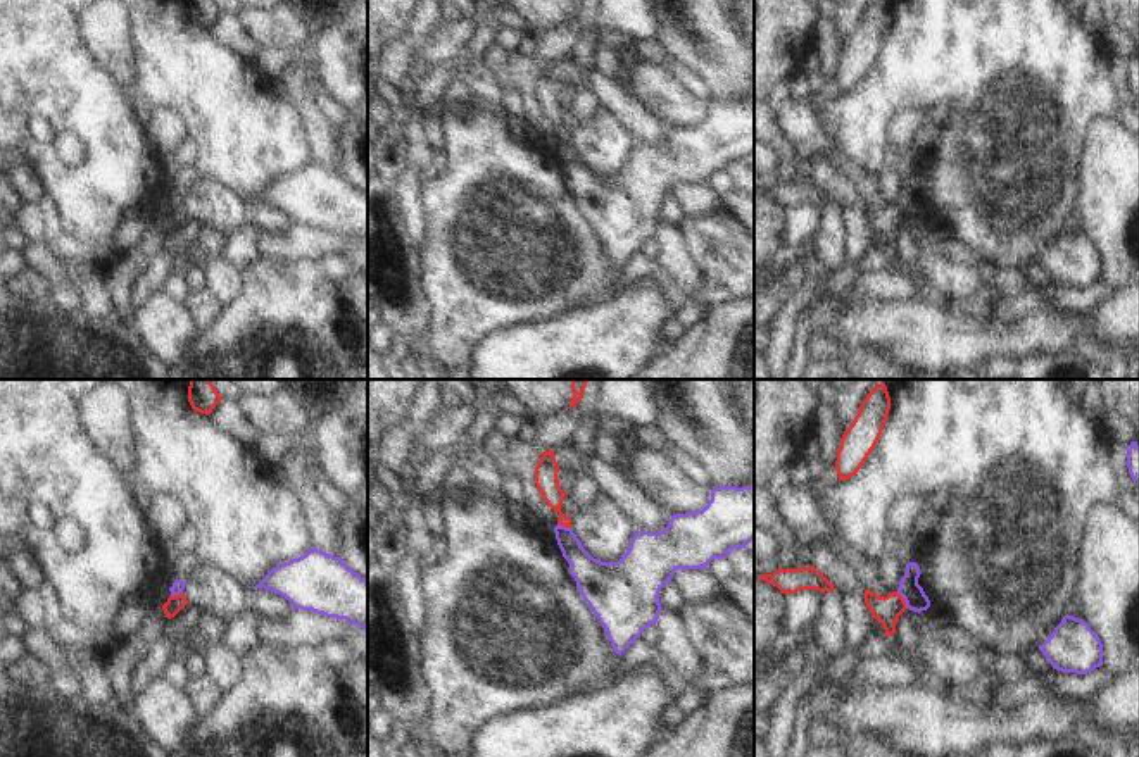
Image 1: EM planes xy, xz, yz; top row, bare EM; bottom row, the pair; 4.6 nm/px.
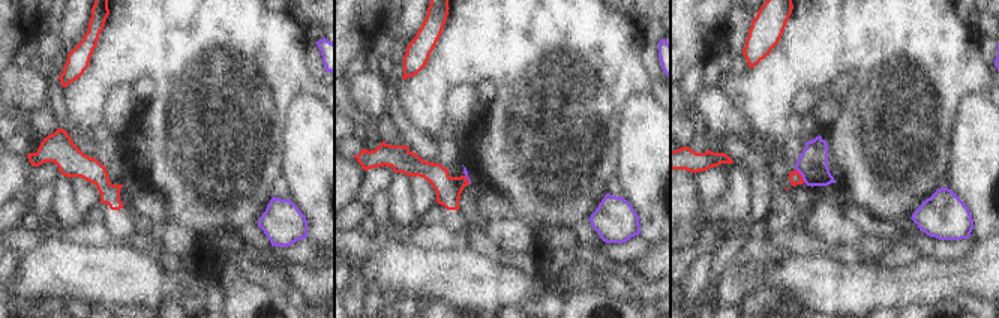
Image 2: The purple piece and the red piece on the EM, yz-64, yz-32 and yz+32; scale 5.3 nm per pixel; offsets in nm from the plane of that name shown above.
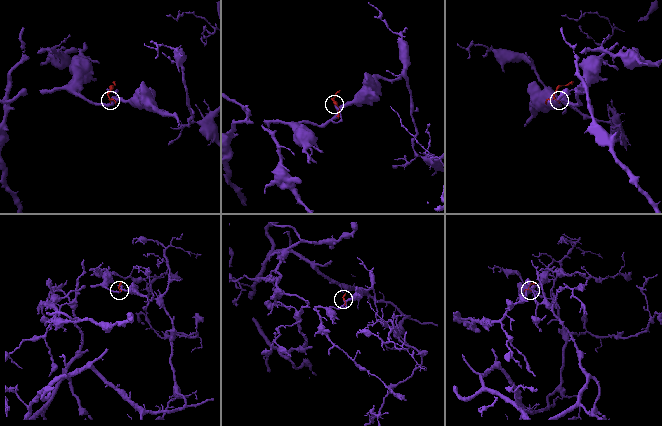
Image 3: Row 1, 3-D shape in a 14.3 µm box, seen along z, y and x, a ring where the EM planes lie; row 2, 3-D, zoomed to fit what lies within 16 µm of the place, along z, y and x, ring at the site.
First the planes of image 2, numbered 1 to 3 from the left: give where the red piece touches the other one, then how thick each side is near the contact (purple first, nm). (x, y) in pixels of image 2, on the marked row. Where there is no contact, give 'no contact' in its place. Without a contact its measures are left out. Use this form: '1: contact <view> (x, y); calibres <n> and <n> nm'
1: no contact
2: contact yz-32 (468, 180); calibres 20 and 140 nm
3: contact yz+32 (801, 174); calibres 160 and 70 nm

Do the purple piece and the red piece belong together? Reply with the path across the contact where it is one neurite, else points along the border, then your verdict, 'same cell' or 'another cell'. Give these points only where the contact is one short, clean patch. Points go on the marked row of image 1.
along yz (896, 592), (906, 607) | another cell

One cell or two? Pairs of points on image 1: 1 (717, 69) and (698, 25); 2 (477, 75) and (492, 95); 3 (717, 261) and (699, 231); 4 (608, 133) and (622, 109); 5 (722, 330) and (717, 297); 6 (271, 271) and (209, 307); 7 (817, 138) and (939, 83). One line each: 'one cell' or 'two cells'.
1: one cell
2: one cell
3: one cell
4: two cells
5: two cells
6: two cells
7: two cells

